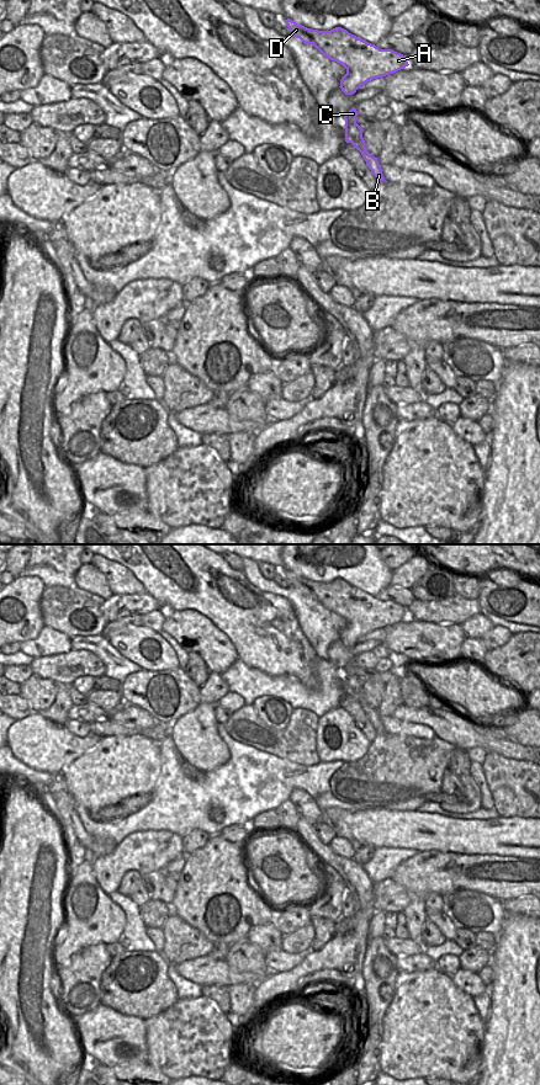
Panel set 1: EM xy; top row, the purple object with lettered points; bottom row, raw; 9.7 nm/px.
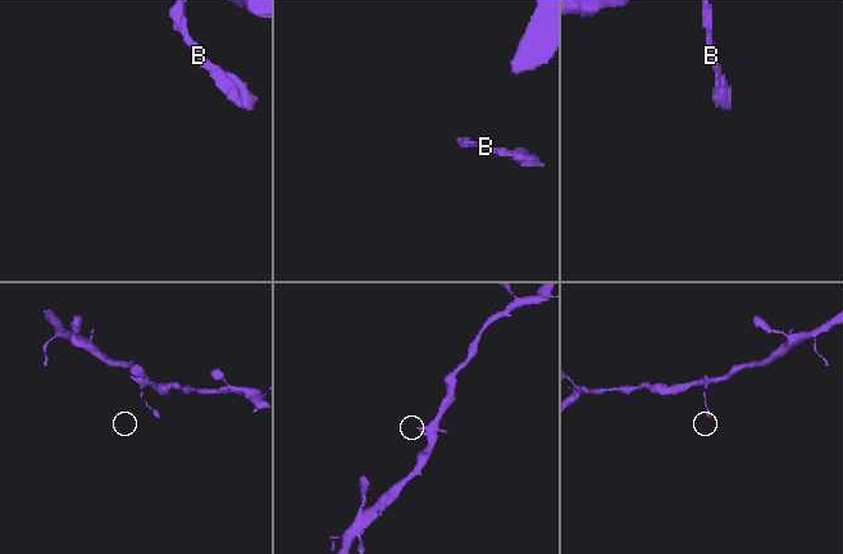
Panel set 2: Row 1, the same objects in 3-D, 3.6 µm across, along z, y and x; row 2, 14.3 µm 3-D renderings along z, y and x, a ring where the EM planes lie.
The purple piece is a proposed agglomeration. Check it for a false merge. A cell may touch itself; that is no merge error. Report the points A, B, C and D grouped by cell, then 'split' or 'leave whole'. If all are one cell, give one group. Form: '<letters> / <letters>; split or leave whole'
A B C D; leave whole

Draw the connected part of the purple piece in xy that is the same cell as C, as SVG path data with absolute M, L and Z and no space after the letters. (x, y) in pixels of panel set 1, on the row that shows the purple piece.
M353 107L345 116L345 142L351 143L362 155L366 165L371 170L372 175L378 182L387 182L382 175L381 165L377 161L377 158L372 156L366 147L362 138L362 128L356 123L358 111Z

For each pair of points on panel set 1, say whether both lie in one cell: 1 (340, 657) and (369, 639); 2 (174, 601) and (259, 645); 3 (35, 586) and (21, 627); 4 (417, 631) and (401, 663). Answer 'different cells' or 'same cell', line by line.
1: same cell
2: same cell
3: same cell
4: different cells

